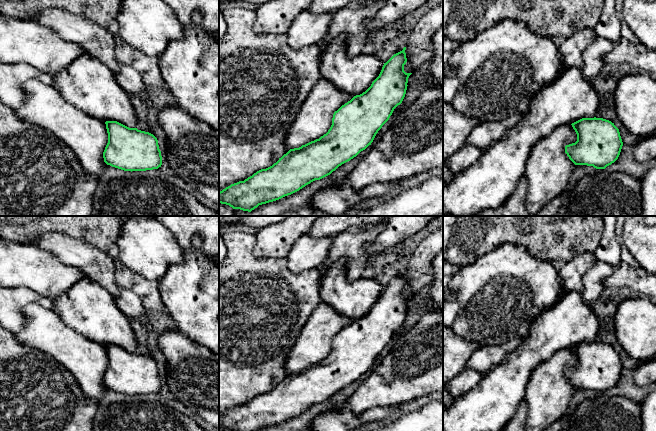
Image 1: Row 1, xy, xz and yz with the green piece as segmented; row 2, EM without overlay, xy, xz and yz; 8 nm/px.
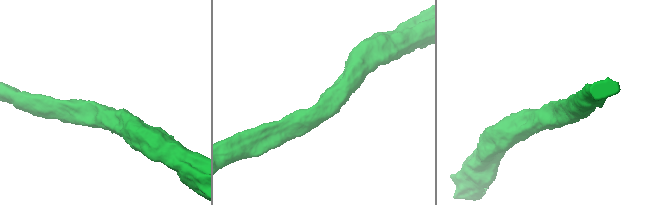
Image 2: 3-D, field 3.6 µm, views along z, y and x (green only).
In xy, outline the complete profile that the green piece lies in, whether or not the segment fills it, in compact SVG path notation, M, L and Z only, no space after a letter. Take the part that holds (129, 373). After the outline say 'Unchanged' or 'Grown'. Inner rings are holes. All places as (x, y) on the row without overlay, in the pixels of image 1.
M106 345L108 367L103 376L104 386L124 395L146 395L158 393L162 389L162 380L157 362L137 352L129 352L117 345Z. Unchanged

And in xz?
M406 271L384 287L379 300L365 316L354 320L334 336L332 349L326 358L299 372L290 373L272 390L226 411L219 416L219 427L230 431L258 431L279 424L330 399L365 374L405 321L408 302L412 298L404 295L407 286L405 274Z. Unchanged

